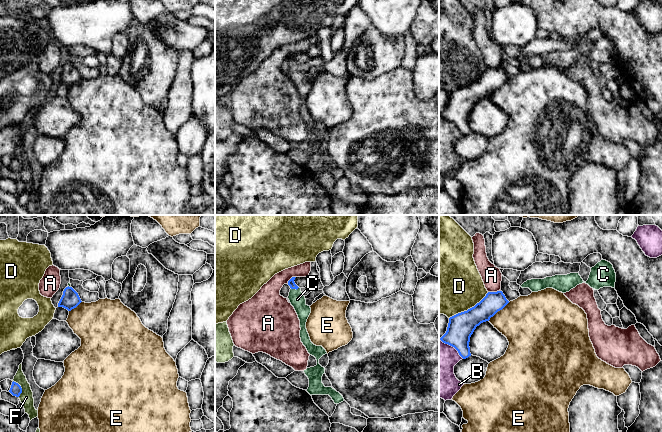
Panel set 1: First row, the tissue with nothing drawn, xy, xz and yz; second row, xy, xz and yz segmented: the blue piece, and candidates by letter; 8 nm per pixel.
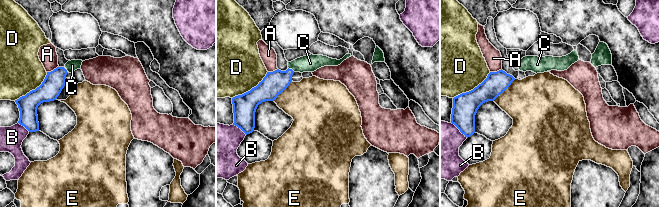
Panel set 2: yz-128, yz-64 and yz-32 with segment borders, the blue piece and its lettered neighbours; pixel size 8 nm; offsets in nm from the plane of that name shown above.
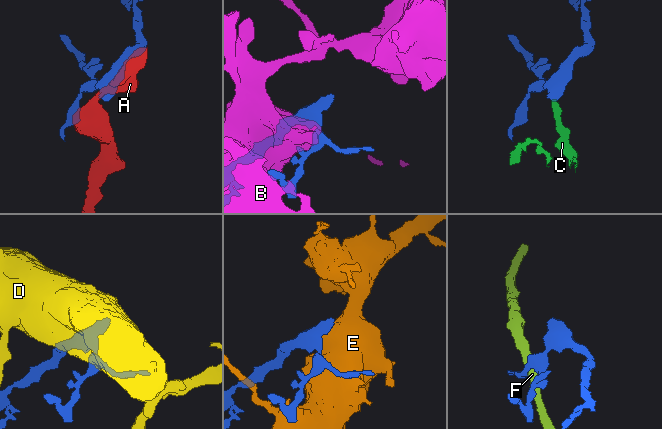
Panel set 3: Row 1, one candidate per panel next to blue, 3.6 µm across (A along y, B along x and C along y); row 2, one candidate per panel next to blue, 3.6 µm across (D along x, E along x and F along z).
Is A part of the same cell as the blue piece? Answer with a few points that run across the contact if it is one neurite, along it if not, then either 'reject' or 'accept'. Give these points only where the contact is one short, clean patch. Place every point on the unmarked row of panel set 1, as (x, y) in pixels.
line yz (499, 66), (488, 68); reject

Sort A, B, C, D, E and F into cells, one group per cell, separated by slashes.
A / B / C / D / E / F

